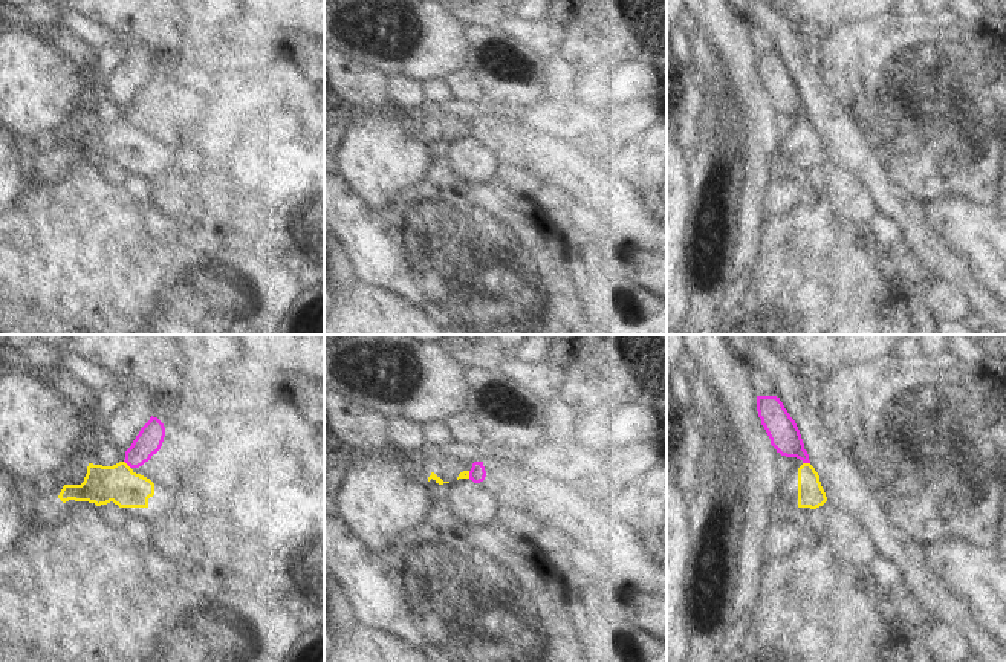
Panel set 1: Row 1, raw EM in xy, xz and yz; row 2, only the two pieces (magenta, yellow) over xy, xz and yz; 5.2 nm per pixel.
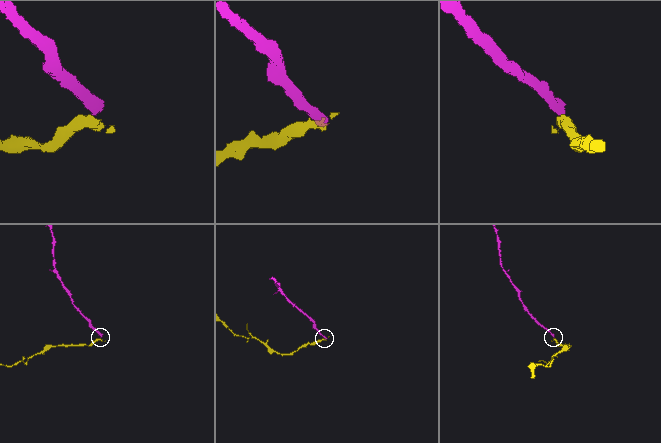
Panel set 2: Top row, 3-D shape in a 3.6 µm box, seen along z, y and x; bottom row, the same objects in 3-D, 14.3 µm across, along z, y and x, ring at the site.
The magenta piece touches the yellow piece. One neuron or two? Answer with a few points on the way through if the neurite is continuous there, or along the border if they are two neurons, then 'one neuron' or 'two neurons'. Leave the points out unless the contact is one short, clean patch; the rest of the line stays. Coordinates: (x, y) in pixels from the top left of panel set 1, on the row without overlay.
border along xy (124, 118), (130, 126); two neurons

